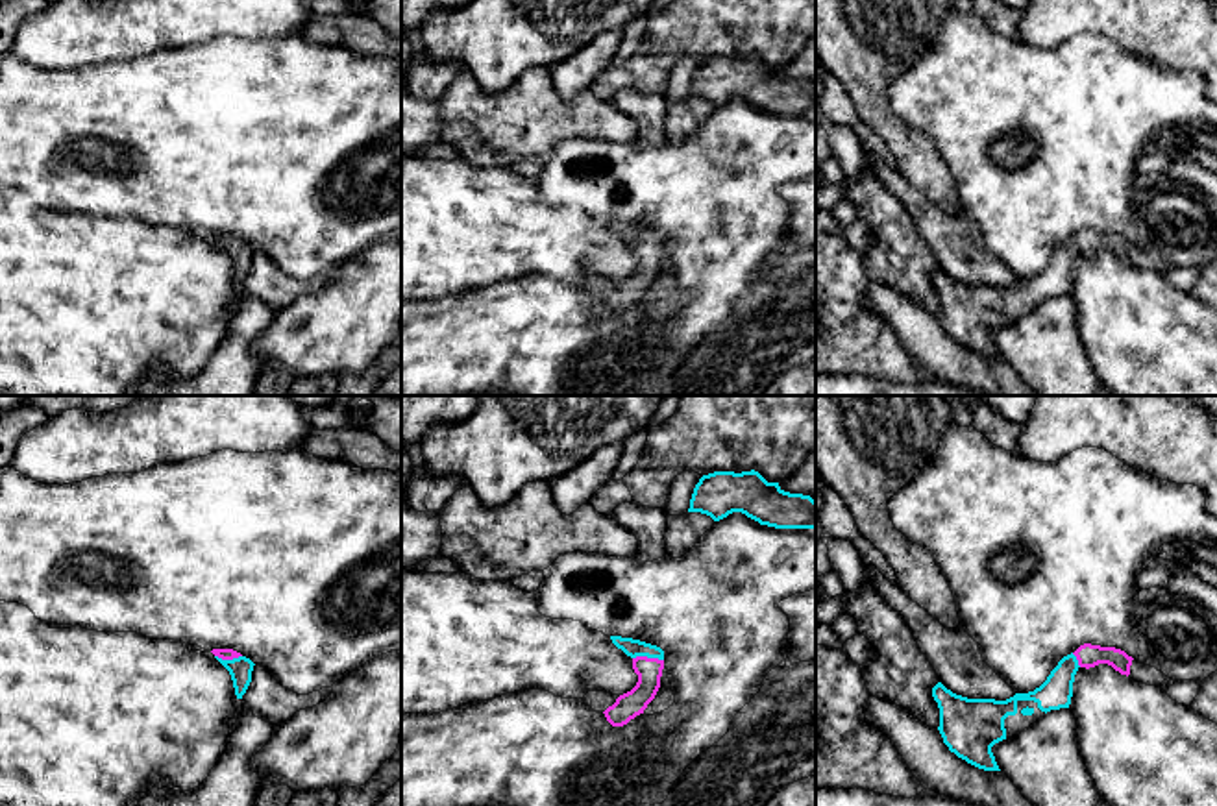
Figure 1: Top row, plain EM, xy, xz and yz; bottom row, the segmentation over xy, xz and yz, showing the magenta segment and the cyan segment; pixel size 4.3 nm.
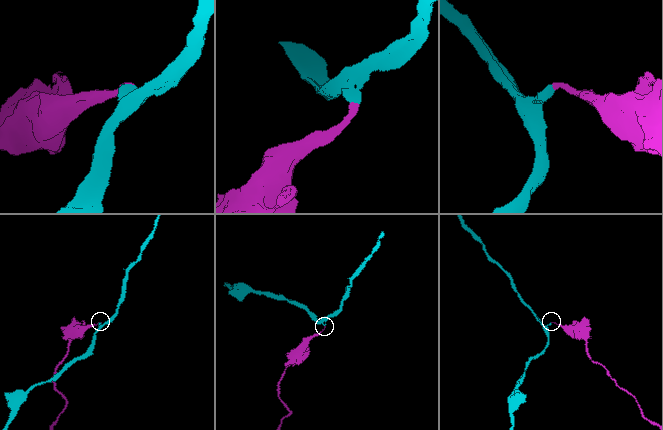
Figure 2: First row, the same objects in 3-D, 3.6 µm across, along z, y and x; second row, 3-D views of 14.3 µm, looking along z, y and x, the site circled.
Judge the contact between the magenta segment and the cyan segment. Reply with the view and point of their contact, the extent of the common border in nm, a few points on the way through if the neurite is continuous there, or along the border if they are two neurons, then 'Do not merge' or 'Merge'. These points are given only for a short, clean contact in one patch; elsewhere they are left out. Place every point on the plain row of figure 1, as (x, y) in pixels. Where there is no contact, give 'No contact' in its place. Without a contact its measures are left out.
Touches magenta at xz (646, 243). Shared border 140 nm. Path across: xz (633, 289), (646, 274), (646, 243), (631, 233). Merge

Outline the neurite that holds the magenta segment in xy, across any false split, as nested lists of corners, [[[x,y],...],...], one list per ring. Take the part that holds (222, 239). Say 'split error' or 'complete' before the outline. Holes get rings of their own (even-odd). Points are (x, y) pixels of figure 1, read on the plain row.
split error; [[[213,235],[211,238],[229,257],[235,281],[237,285],[242,285],[252,268],[255,250],[233,235]]]

